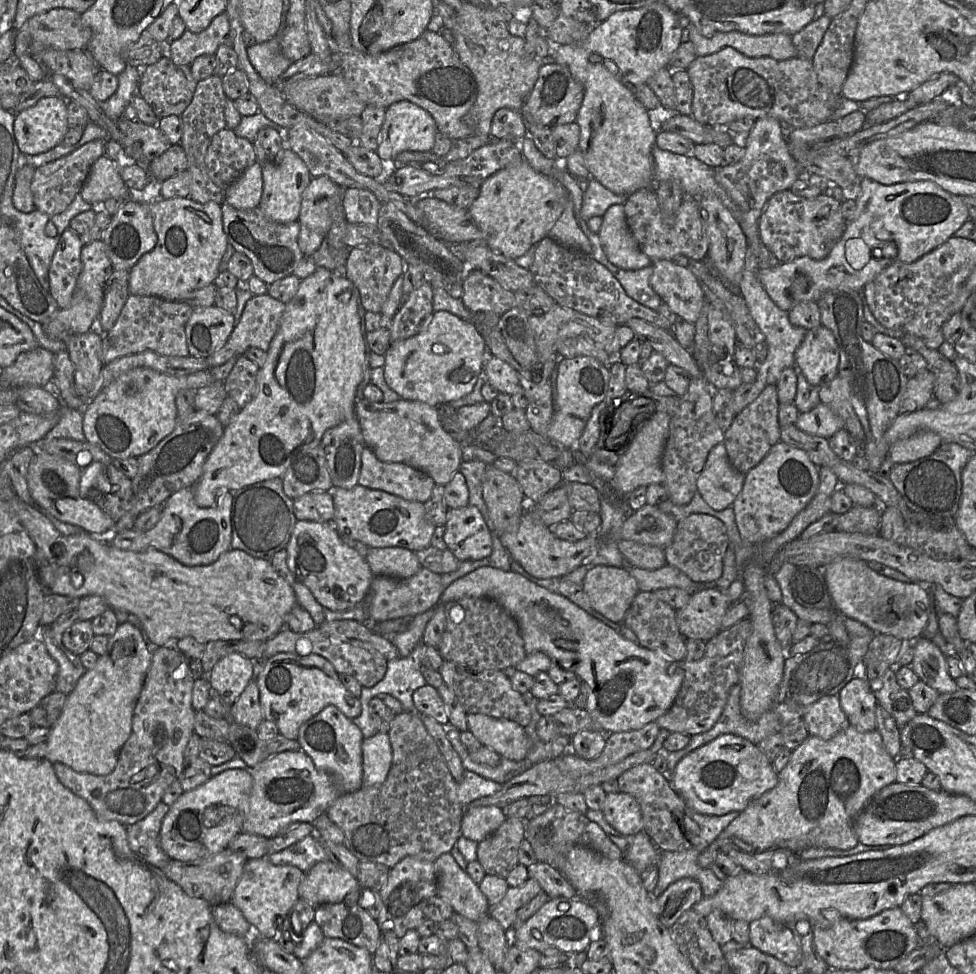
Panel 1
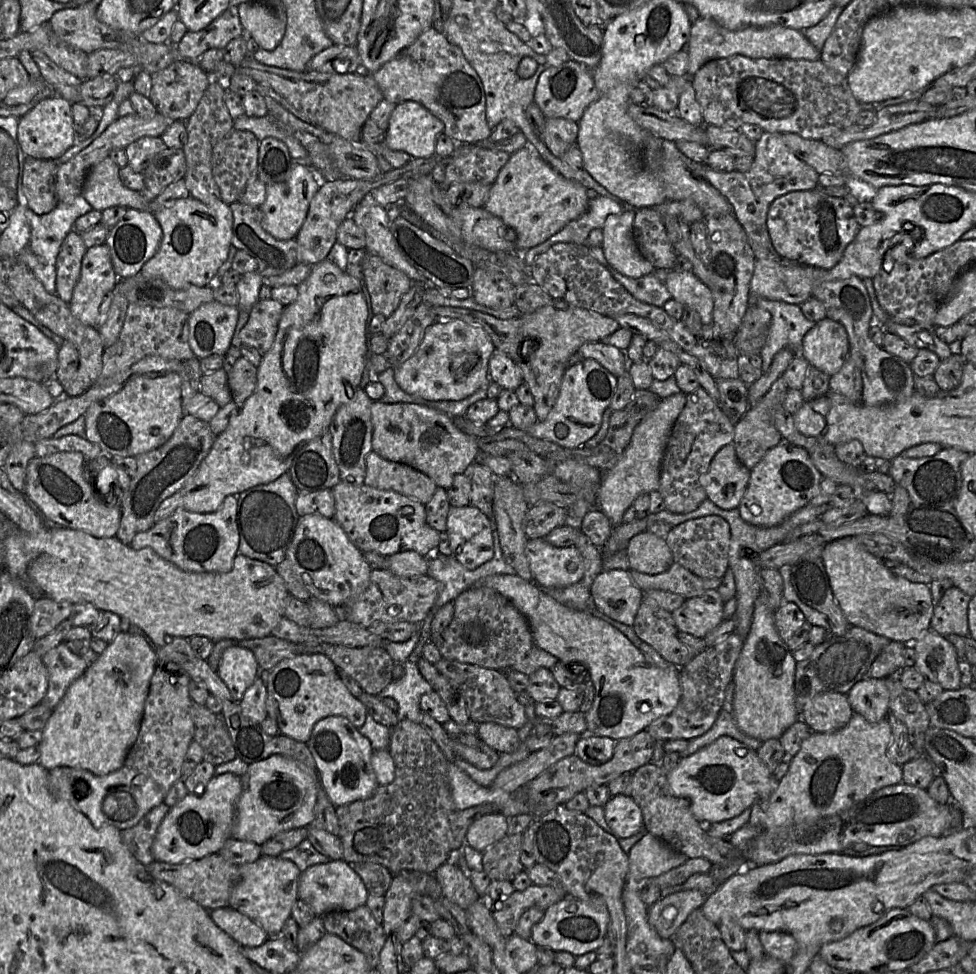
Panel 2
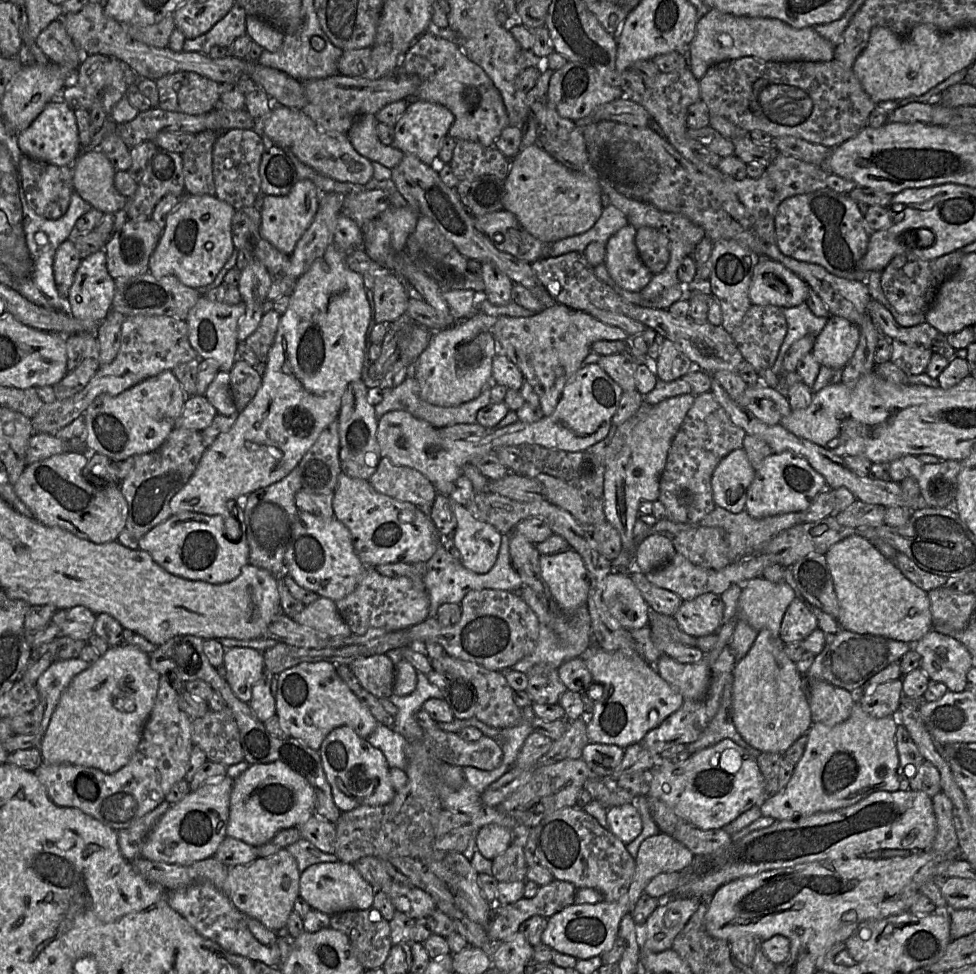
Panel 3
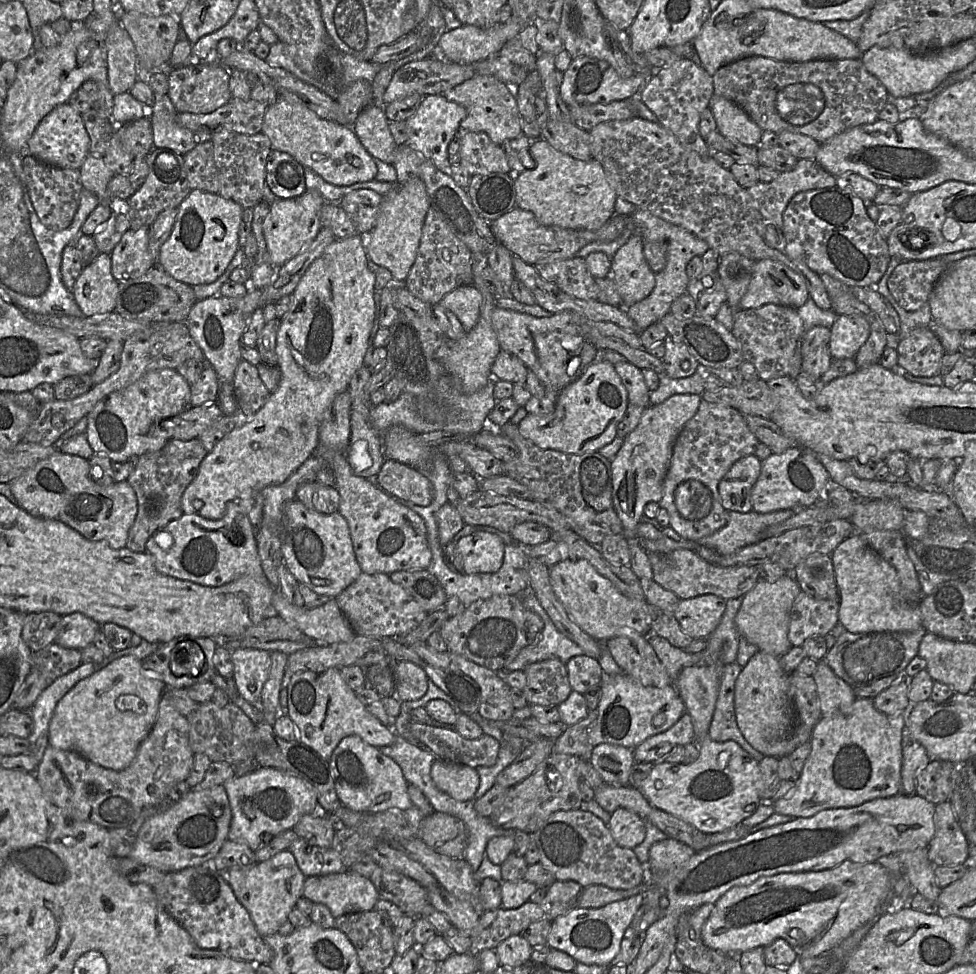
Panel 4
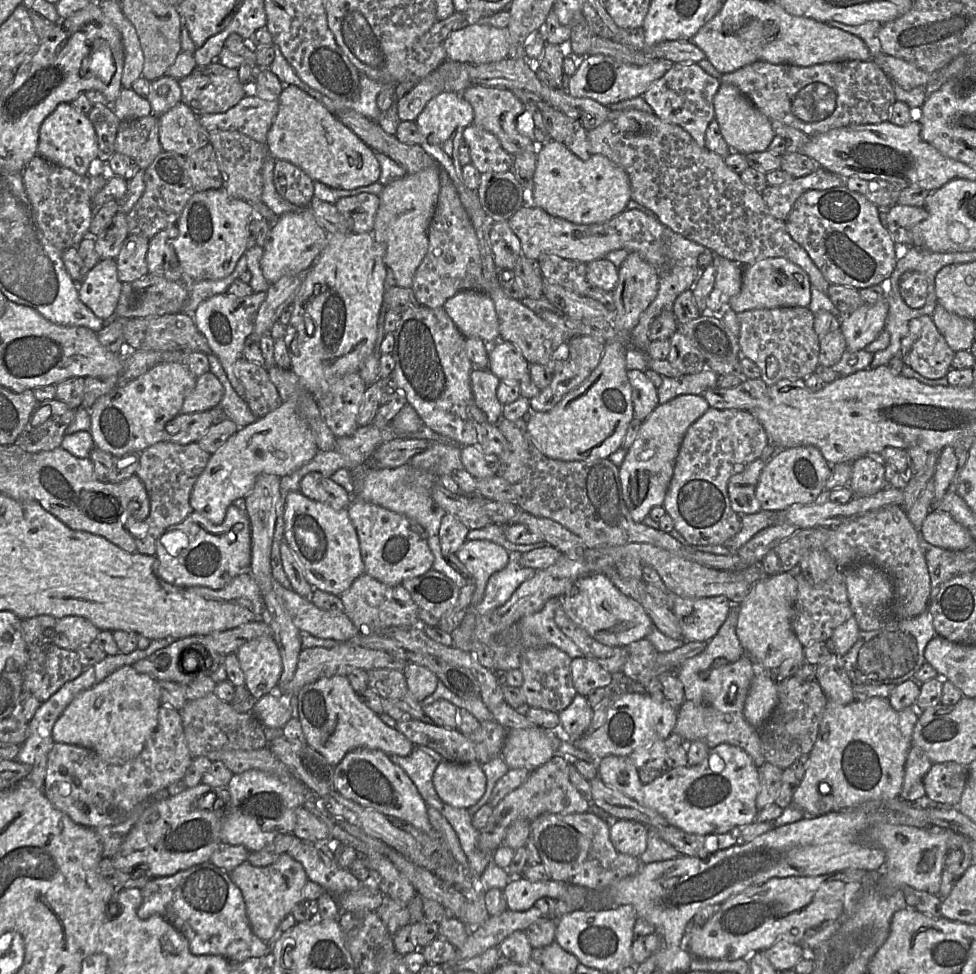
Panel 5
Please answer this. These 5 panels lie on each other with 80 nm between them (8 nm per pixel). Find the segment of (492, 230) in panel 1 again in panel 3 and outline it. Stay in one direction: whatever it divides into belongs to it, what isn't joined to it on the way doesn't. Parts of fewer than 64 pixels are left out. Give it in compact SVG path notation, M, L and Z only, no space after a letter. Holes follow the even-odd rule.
M537 143L523 147L511 160L505 178L503 210L513 213L520 224L534 237L543 242L555 242L565 237L584 233L594 226L603 211L599 184L599 170L592 164L581 170L572 170L551 157Z

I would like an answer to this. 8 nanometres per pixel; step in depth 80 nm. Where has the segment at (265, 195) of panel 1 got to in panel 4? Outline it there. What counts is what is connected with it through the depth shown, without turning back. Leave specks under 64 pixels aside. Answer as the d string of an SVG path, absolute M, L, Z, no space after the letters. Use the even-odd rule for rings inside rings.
M307 189L298 197L279 198L270 205L269 214L264 222L263 234L270 262L275 268L281 267L295 257L315 239L322 226L319 212L325 202L316 190Z

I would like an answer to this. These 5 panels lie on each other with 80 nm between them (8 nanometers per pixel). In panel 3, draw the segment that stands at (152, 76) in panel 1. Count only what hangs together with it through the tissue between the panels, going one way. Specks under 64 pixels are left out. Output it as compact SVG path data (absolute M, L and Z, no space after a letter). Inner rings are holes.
M194 71L166 74L156 85L163 111L200 115L212 110L221 97L220 83Z

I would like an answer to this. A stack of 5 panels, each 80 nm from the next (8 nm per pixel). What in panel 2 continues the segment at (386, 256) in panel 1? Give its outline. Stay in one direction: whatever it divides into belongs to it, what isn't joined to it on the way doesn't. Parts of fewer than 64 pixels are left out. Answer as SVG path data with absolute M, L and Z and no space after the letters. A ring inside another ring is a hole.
M369 252L363 258L361 270L373 313L389 317L410 289L412 281L403 272Z

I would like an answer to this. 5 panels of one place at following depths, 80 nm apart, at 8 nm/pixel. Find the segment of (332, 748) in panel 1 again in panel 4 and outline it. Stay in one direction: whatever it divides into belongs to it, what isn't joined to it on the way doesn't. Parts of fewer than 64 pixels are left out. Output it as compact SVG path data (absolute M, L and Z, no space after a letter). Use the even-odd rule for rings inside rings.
M359 736L343 738L328 759L340 803L357 812L376 813L391 808L408 809L413 803L408 794L409 783L400 766L378 748Z

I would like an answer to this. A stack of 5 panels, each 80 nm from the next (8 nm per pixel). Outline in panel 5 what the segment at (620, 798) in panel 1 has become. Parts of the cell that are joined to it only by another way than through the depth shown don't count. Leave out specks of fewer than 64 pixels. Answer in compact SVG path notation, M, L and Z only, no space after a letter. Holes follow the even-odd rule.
M612 819L609 827L610 840L618 852L637 858L645 852L648 827L643 823L627 819Z

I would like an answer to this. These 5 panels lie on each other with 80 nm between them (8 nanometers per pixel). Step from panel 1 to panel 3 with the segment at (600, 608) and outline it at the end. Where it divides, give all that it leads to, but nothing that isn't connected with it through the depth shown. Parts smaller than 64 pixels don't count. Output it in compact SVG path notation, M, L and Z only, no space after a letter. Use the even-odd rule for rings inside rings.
M618 570L609 573L605 578L602 600L610 615L627 630L648 625L650 608L630 574Z

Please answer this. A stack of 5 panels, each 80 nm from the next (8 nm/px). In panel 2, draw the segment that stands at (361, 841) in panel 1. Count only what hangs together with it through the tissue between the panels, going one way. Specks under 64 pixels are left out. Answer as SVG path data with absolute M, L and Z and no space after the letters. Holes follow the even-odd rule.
M407 719L398 721L391 728L389 752L395 763L393 782L379 786L368 799L336 807L343 860L348 864L365 862L380 864L392 875L401 871L434 874L451 855L449 819L456 809L448 779L448 761L424 726Z

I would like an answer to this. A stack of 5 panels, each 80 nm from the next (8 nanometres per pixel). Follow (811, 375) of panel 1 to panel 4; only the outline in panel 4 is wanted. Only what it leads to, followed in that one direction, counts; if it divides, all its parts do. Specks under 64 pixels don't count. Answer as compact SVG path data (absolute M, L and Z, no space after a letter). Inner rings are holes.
M838 315L830 331L827 346L833 360L853 358L870 335L870 324L860 316Z

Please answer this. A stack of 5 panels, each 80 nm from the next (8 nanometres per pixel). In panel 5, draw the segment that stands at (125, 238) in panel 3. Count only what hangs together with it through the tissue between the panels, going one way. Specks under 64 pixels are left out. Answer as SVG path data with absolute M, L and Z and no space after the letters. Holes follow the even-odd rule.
M128 235L116 257L117 277L121 283L138 280L148 273L149 240L140 235Z

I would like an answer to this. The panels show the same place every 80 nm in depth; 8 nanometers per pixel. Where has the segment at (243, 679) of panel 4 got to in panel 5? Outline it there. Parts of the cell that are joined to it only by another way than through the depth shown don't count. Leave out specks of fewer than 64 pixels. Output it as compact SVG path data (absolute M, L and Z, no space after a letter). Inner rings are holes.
M272 635L252 639L241 645L235 654L244 674L244 686L256 700L278 686L283 667Z

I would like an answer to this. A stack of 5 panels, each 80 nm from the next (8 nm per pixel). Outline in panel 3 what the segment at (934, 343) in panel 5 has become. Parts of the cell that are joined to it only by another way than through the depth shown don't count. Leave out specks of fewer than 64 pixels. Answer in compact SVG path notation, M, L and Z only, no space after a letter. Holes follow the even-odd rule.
M899 340L891 341L891 361L907 375L925 373L933 351L923 347L910 346Z

